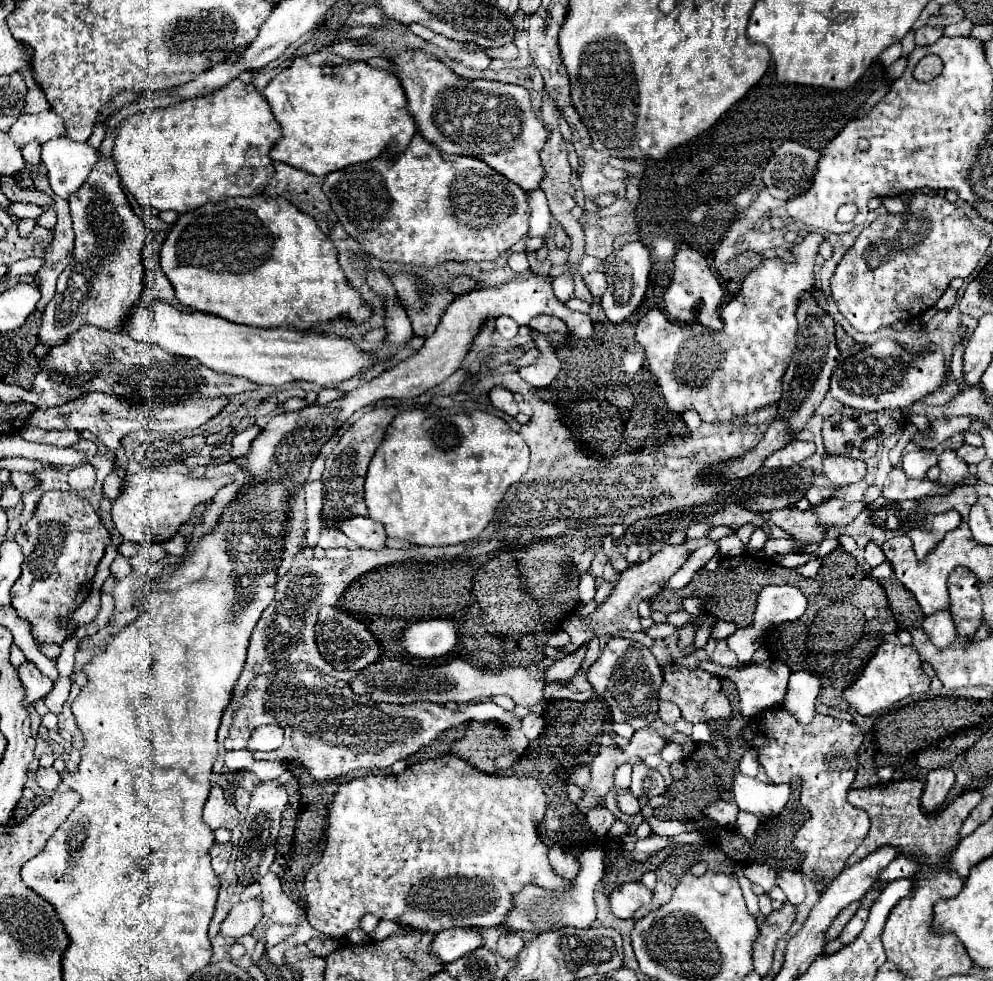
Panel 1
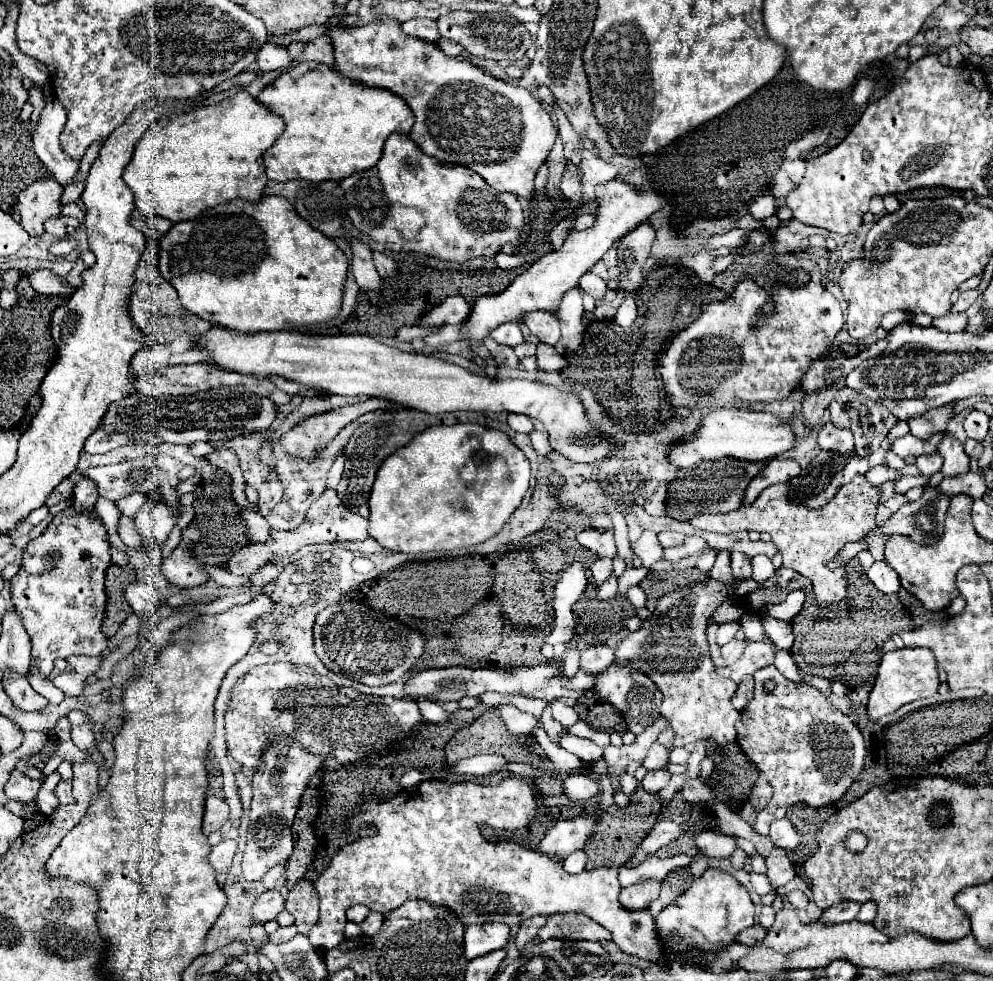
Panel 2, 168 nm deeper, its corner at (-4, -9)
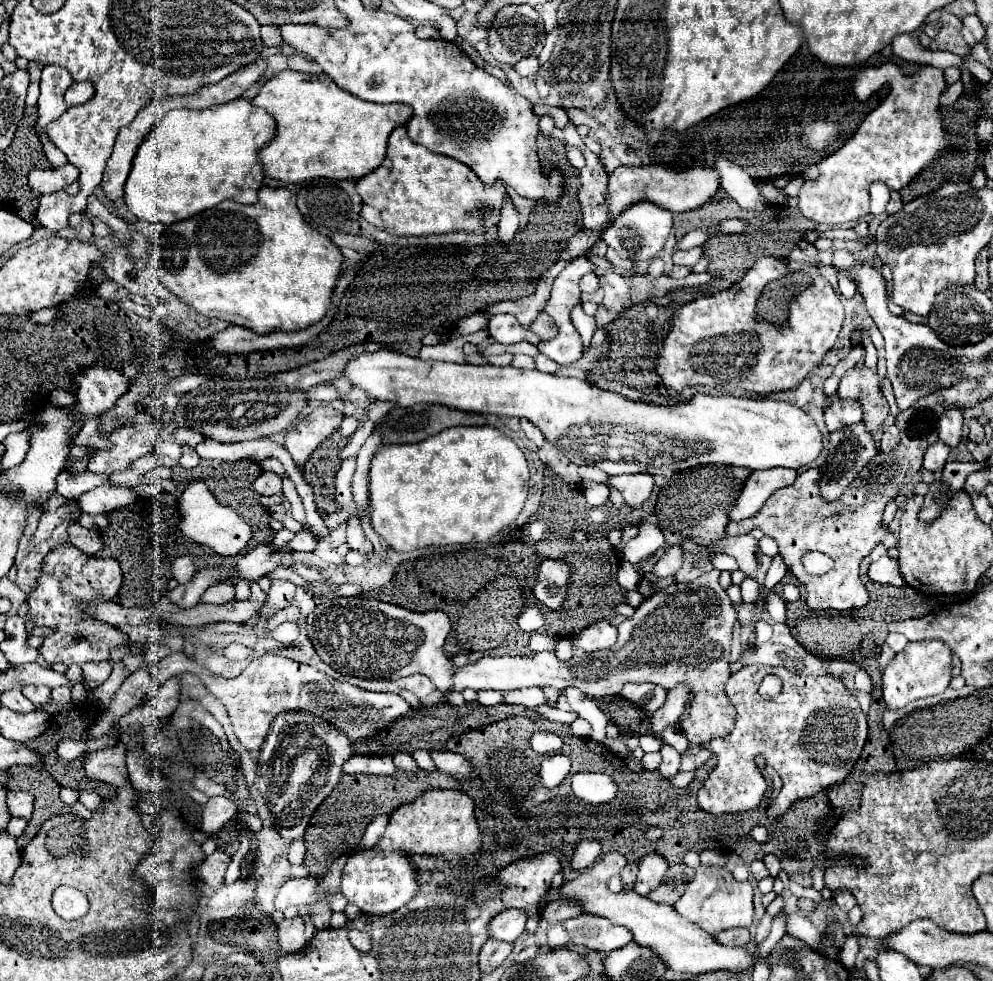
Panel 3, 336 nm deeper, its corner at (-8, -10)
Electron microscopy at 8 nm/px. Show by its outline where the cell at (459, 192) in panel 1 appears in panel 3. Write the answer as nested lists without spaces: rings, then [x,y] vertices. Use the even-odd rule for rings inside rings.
[[[404,125],[392,131],[382,165],[358,179],[356,189],[364,199],[360,215],[392,235],[432,235],[458,229],[484,233],[500,221],[506,193],[500,183],[484,185],[468,165],[414,143]]]

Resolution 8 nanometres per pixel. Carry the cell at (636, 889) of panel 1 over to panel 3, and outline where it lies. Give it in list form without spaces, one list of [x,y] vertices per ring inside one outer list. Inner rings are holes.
[[[648,853],[640,859],[638,865],[638,881],[634,885],[634,891],[640,895],[648,895],[652,889],[656,889],[668,869],[668,863],[662,855],[658,853]]]

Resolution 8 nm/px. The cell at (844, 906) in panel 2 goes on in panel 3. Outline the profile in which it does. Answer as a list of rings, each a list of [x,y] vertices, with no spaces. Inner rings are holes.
[[[836,891],[834,901],[836,901],[836,903],[840,905],[840,909],[844,909],[844,911],[850,911],[850,909],[856,905],[856,899],[854,899],[854,895],[852,895],[850,891]]]

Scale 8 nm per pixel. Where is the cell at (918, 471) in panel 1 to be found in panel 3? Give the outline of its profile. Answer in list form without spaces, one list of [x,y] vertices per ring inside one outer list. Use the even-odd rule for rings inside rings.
[[[936,441],[934,445],[930,445],[926,449],[926,455],[924,455],[924,469],[934,471],[934,473],[942,471],[944,465],[946,465],[946,461],[948,461],[948,453],[950,453],[950,447],[946,447],[940,441]]]

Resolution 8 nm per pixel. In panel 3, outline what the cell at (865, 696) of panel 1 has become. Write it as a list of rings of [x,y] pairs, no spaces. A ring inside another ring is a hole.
[[[920,641],[908,645],[902,653],[898,653],[884,669],[882,675],[882,691],[884,703],[888,709],[902,709],[914,699],[940,695],[952,681],[952,651],[944,641]]]

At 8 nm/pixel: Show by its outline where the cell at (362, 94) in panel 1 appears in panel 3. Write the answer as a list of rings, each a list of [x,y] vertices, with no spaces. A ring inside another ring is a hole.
[[[290,69],[270,77],[252,103],[276,119],[276,137],[258,153],[262,171],[266,177],[286,183],[316,177],[364,177],[384,161],[390,133],[412,115],[408,105],[368,103],[342,91],[327,75],[319,77]]]

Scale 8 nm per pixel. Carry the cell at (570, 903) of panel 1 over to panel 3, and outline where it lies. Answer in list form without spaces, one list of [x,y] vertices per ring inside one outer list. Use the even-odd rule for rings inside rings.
[[[580,915],[566,921],[570,941],[580,947],[590,947],[602,953],[620,949],[632,941],[632,931],[622,925],[614,925],[598,915]]]

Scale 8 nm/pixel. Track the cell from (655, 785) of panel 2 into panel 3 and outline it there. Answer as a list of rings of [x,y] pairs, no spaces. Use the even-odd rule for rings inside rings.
[[[662,745],[662,765],[660,765],[660,775],[662,777],[672,777],[680,771],[680,753],[674,749],[674,747],[668,747],[668,745]]]

